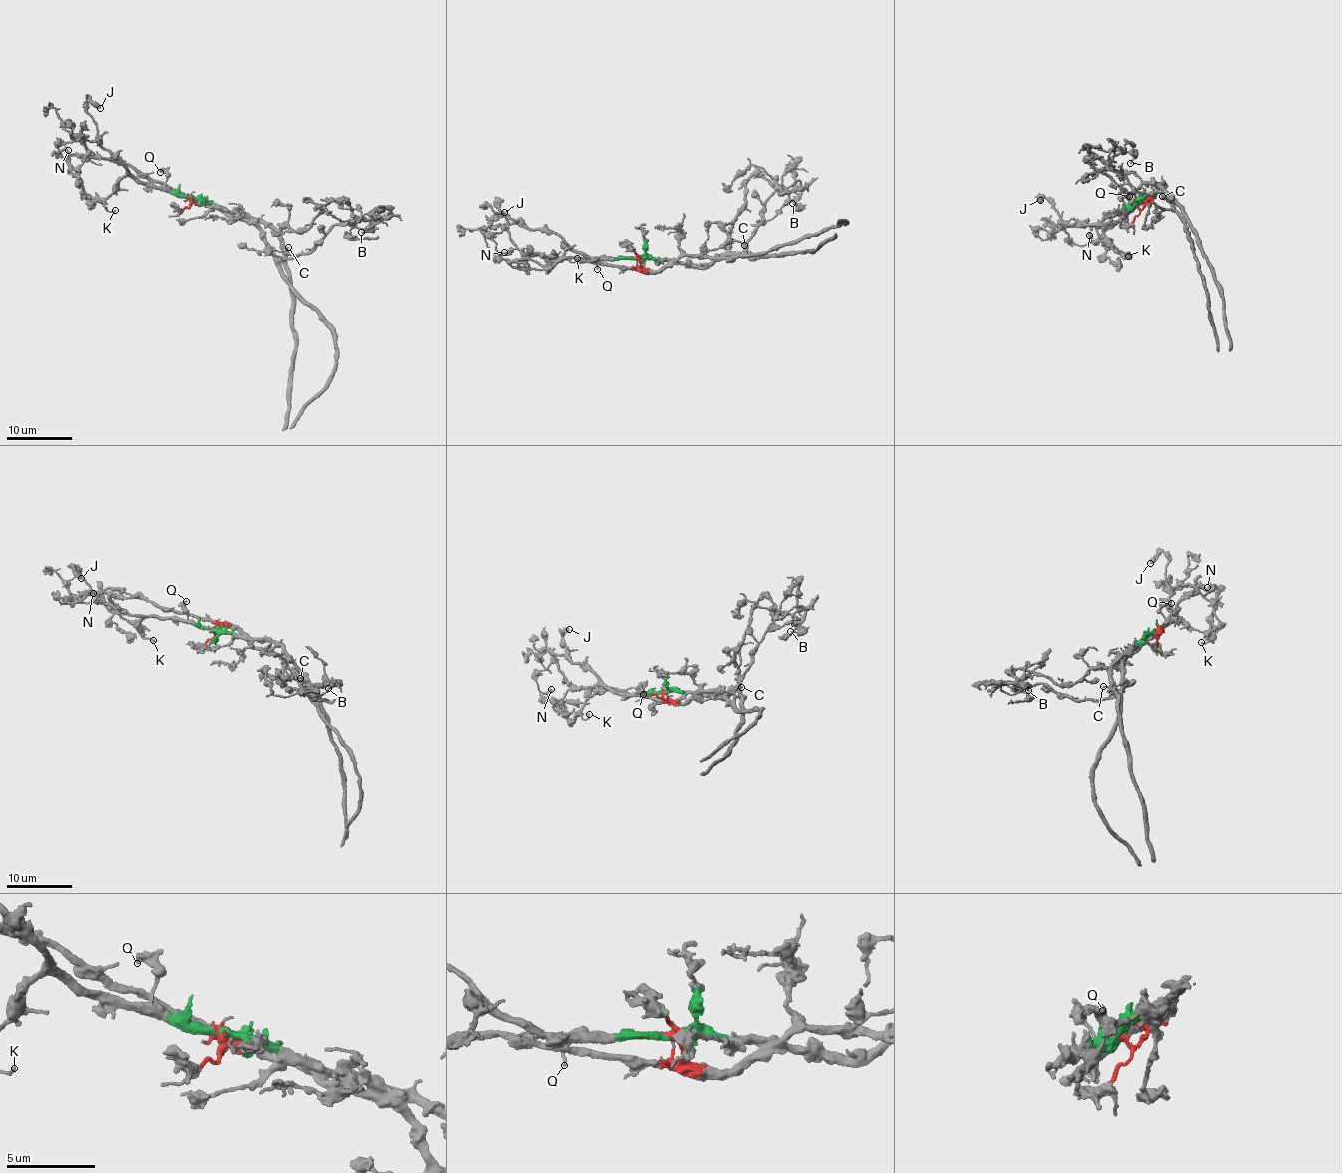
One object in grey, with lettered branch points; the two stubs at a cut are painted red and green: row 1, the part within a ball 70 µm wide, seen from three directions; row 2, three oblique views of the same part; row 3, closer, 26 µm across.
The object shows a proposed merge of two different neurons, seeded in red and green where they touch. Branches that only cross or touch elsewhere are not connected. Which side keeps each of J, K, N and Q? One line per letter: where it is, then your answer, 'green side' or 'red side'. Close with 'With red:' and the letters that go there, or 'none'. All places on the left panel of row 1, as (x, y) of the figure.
J: (100, 108) | green side
K: (115, 210) | green side
N: (68, 150) | red side
Q: (160, 172) | green side
With red: N

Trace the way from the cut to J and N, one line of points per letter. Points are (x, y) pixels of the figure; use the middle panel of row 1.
J: (636, 257), (592, 257), (574, 252), (557, 235), (517, 221), (495, 226), (492, 221), (504, 212)
N: (636, 257), (639, 267), (626, 267), (526, 254), (504, 229), (493, 237), (500, 255), (505, 252)

